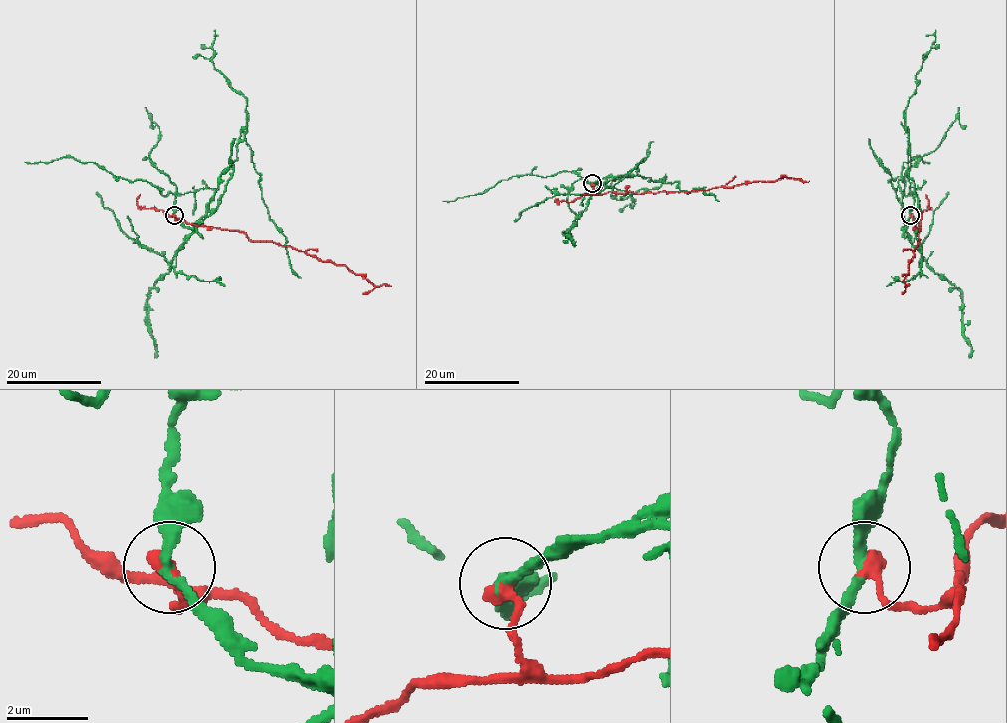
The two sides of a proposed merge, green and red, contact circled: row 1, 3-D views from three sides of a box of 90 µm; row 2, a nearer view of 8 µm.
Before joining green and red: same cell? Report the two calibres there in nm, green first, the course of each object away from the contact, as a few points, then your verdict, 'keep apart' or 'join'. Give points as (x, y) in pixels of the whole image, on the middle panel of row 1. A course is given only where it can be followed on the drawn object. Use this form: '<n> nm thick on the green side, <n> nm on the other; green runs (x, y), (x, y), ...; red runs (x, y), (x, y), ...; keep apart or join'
240 nm thick on the green side, 400 nm on the other; green runs (592, 183), (635, 175), (678, 182), (679, 190), (688, 193), (703, 189), (719, 201); red runs (592, 183), (597, 194), (638, 194), (708, 190), (787, 177), (809, 181); keep apart

